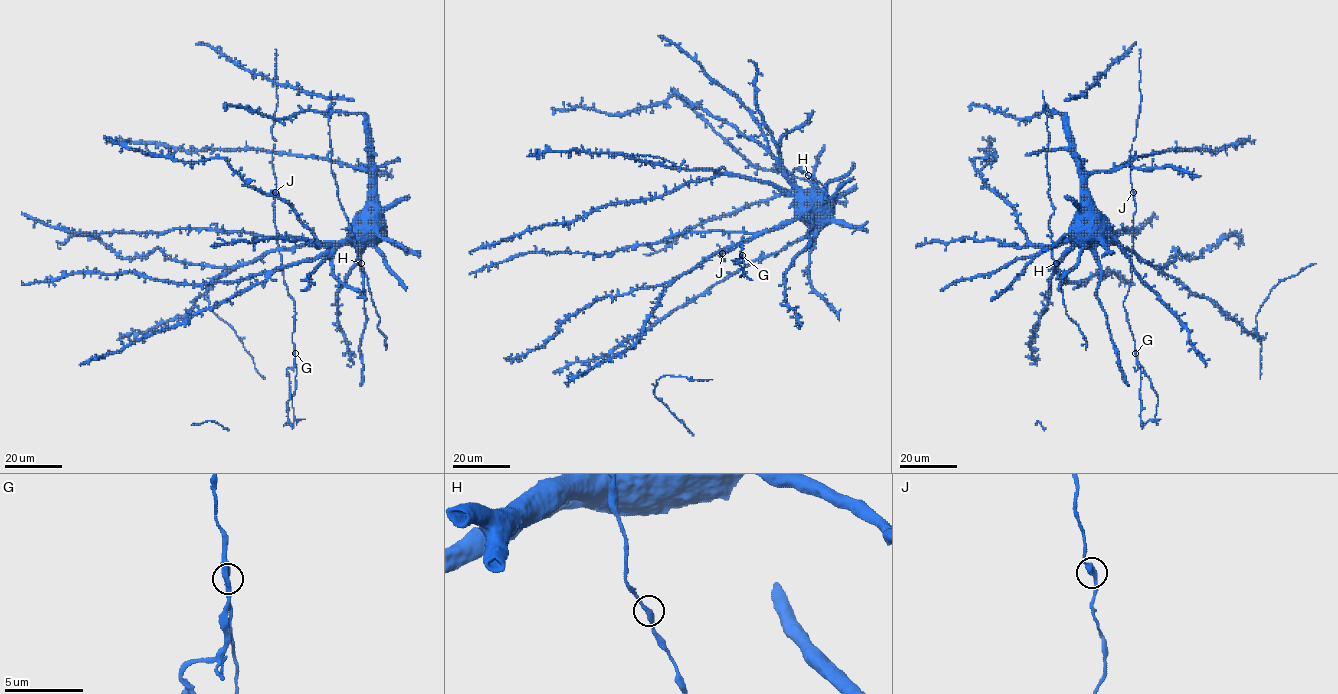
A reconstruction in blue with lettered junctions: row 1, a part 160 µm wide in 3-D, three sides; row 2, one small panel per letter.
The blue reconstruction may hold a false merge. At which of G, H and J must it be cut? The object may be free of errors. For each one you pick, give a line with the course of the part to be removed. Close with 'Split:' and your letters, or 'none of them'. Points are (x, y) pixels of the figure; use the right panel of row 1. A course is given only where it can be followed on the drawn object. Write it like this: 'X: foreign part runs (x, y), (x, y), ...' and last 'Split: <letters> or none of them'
G: foreign part runs (1135, 353), (1140, 370), (1140, 419), (1144, 424), (1149, 420), (1161, 419)
Split: G

